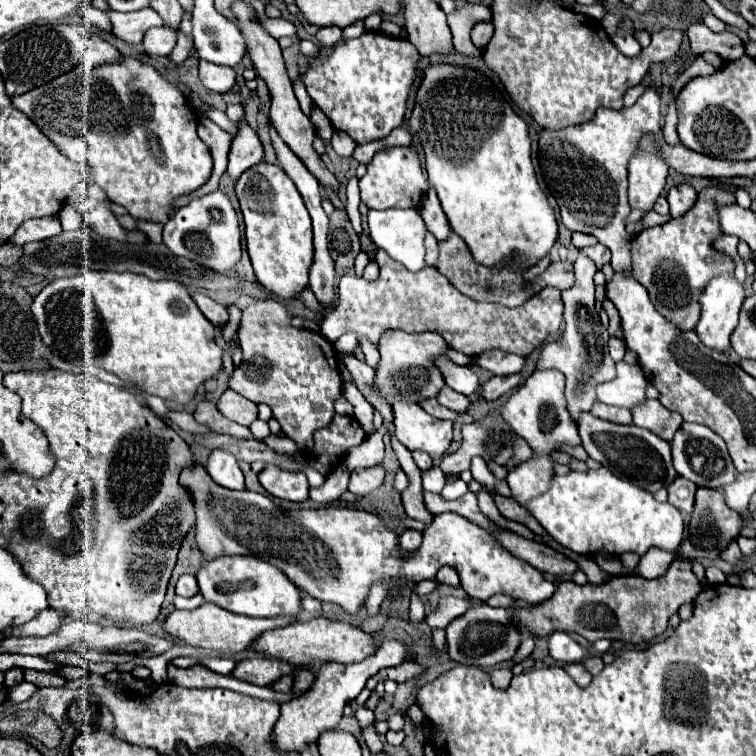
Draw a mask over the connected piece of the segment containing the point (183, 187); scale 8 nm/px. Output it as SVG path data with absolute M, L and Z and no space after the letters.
M121 55L119 61L93 67L89 73L81 73L81 65L77 65L71 73L63 73L25 95L11 97L11 103L25 113L65 157L79 167L89 167L89 173L111 203L123 205L135 219L165 223L171 217L171 213L167 213L171 203L199 189L211 175L213 159L207 145L197 137L199 117L195 109L175 83L167 81L153 65L135 57Z

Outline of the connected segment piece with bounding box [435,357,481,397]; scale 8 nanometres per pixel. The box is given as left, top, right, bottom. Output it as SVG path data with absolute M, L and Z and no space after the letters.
M435 359L435 365L439 365L441 373L443 373L443 379L445 383L455 389L457 393L463 393L467 397L471 397L473 393L479 391L479 379L477 375L469 369L469 367L461 367L461 365L455 365L453 361L449 359Z

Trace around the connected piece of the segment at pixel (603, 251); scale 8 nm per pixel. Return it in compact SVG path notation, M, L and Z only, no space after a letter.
M597 243L597 245L593 245L593 247L585 247L583 253L587 253L587 255L597 263L599 269L601 269L605 263L611 261L611 251L609 251L605 245L601 245L601 243Z

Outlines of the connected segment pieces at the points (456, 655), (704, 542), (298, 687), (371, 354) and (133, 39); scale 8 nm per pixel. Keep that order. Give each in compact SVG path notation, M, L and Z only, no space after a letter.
M481 603L447 625L447 647L451 659L471 667L493 667L515 657L521 643L521 631L507 609L495 609Z
M699 487L695 495L695 511L693 511L693 537L683 541L681 547L675 551L679 559L715 559L719 553L727 547L731 539L739 535L741 529L741 517L733 509L725 505L723 493L719 489L709 489L709 487Z
M307 669L307 671L301 671L301 673L295 677L293 691L301 691L301 693L305 693L305 691L311 687L313 679L315 679L315 671L311 671L311 669Z
M363 341L361 349L363 349L363 353L365 353L365 361L367 361L367 365L373 367L373 369L377 369L377 363L379 363L379 351L373 349L367 341Z
M151 7L141 9L141 11L133 11L133 13L119 13L119 11L107 11L111 25L113 25L113 33L133 45L139 45L143 41L143 35L147 29L151 27L161 27L165 25L163 19L159 17L159 13L155 13Z

